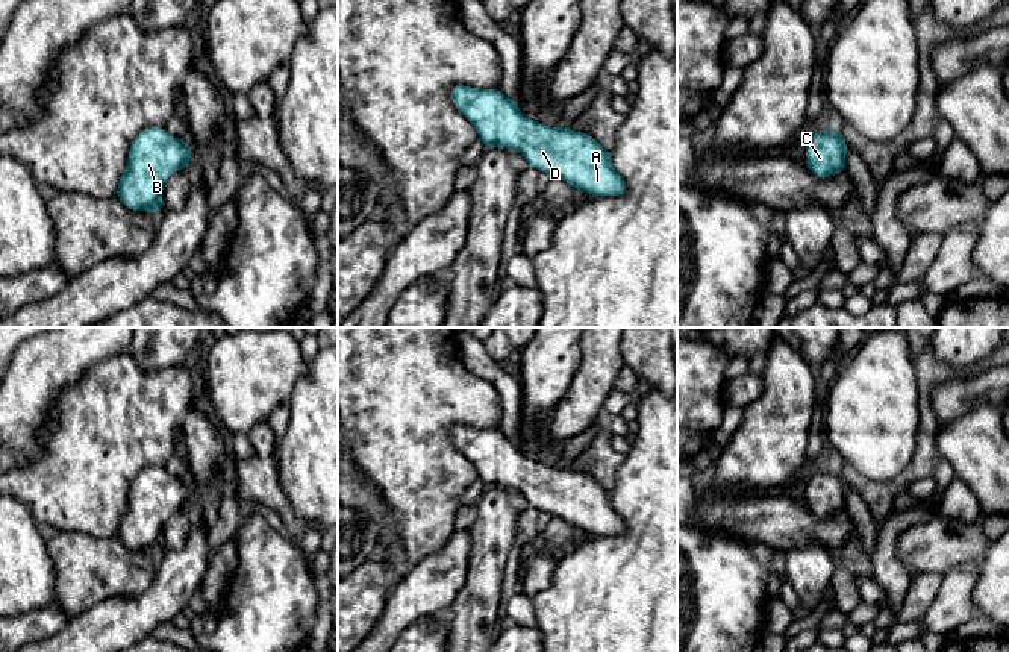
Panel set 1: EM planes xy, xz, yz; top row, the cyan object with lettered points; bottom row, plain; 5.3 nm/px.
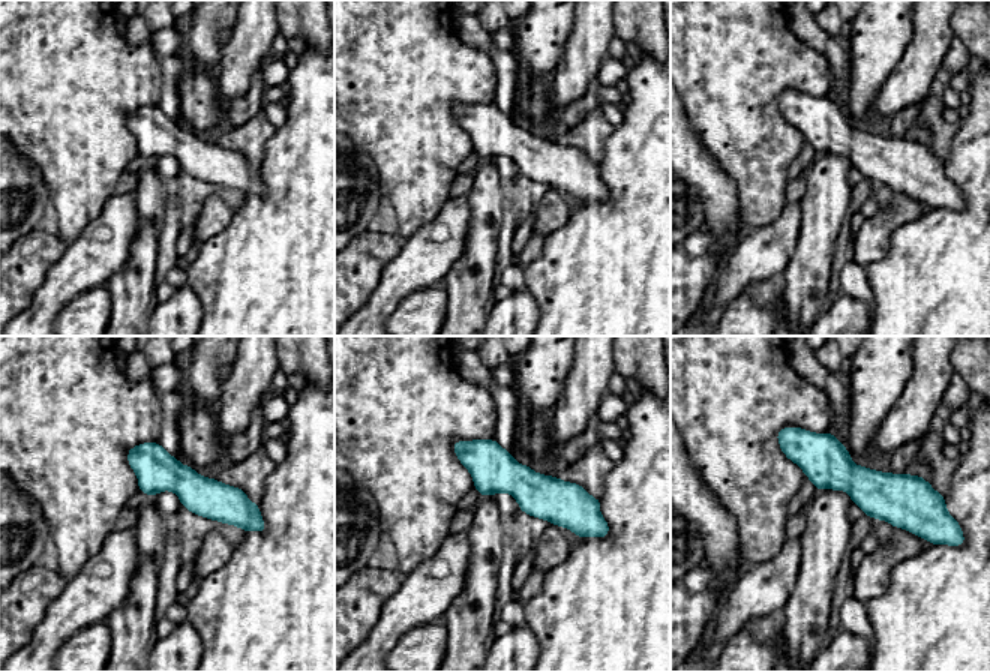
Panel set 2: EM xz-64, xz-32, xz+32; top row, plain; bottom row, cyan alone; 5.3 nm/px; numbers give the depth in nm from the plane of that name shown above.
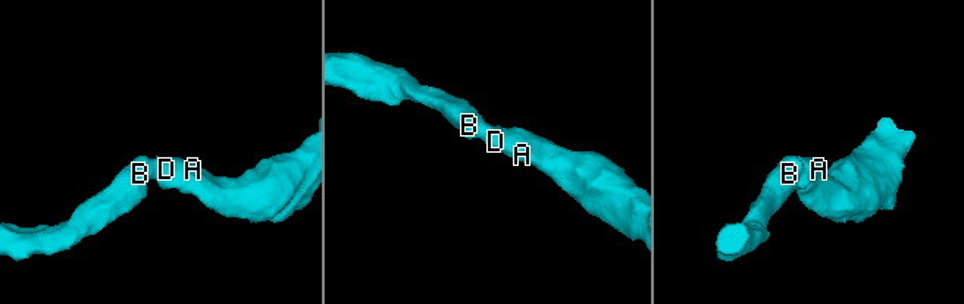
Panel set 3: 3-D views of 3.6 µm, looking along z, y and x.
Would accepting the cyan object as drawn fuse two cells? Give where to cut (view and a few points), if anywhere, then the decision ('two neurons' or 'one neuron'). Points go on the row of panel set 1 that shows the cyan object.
no cut; one neuron

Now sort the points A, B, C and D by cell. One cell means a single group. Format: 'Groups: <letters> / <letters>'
Groups: A B C D

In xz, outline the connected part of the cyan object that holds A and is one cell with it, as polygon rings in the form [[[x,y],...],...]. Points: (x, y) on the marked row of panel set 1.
[[[465,85],[451,88],[456,109],[476,127],[486,147],[512,147],[529,162],[529,167],[565,180],[589,196],[624,196],[624,179],[614,170],[611,152],[603,149],[591,135],[561,127],[544,126],[524,117],[518,103],[508,99],[498,88],[480,89]]]

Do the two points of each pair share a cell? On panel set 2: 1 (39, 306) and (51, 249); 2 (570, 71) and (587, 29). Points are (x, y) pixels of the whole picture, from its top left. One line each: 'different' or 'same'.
1: different
2: same

